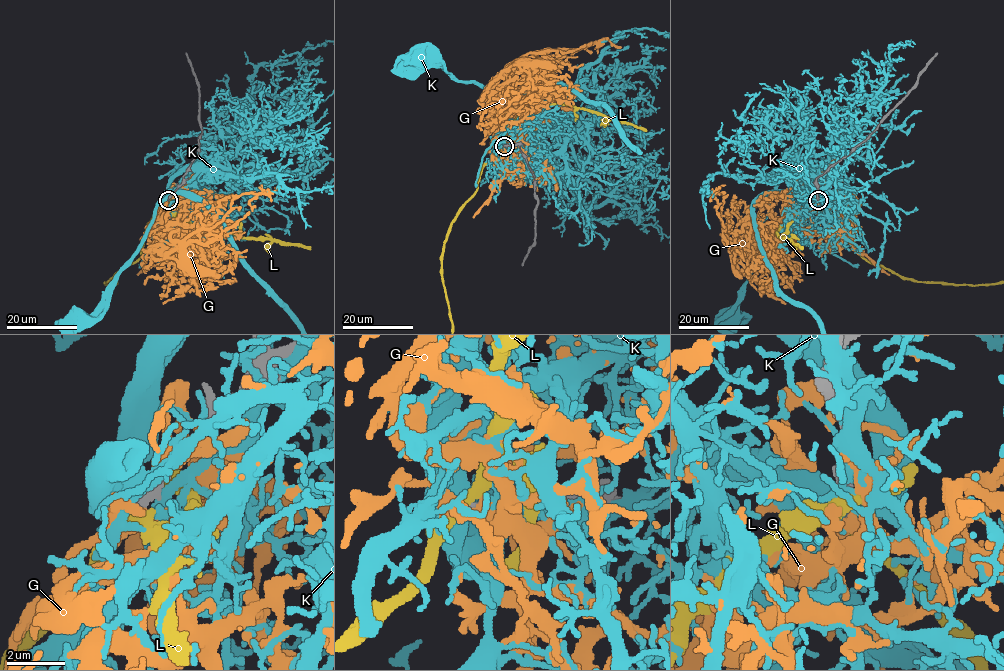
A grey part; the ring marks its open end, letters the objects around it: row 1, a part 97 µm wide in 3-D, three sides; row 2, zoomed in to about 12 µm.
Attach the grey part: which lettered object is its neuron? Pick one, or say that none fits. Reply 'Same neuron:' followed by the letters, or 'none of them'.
Same neuron: none of them

